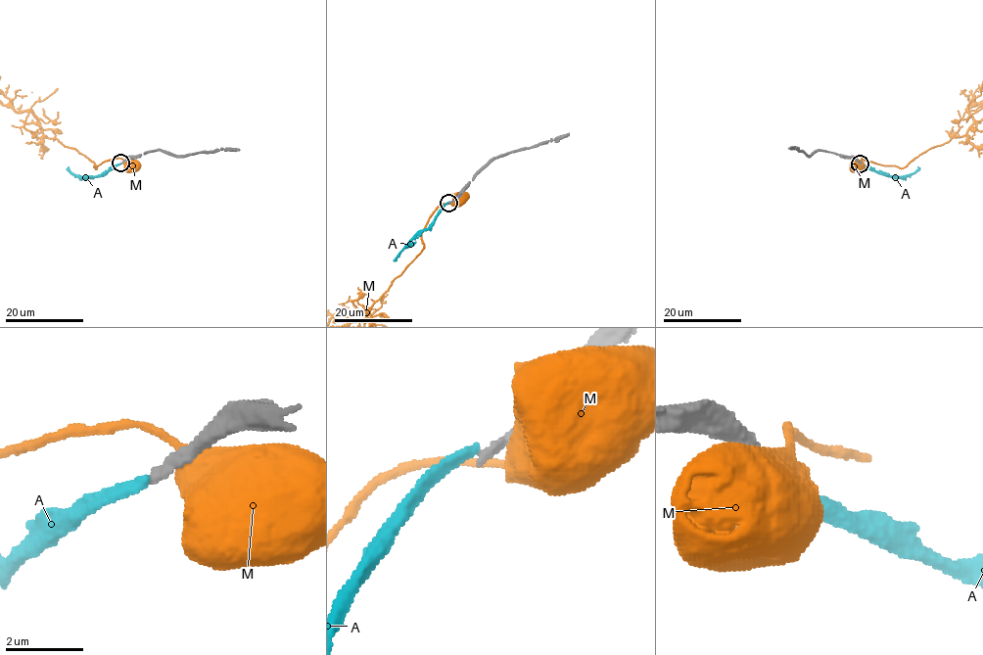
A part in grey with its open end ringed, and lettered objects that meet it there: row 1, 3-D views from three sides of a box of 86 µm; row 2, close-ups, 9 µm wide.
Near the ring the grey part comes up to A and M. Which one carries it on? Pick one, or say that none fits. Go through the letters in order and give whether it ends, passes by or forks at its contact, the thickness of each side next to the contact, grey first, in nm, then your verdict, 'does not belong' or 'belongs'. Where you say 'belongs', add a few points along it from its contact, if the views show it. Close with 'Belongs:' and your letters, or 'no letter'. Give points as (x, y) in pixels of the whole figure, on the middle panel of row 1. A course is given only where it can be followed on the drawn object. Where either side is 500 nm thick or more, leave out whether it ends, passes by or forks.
A: it ends there; 260 nm thick on the grey side, 280 nm on the other; does not belong
M: 320 nm thick on the grey side, 600 nm on the other; does not belong
Belongs: no letter

